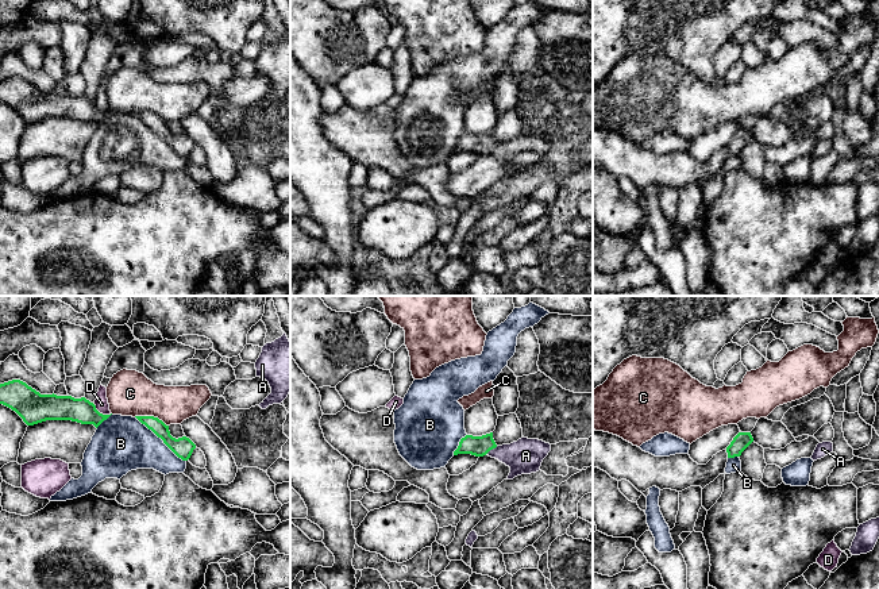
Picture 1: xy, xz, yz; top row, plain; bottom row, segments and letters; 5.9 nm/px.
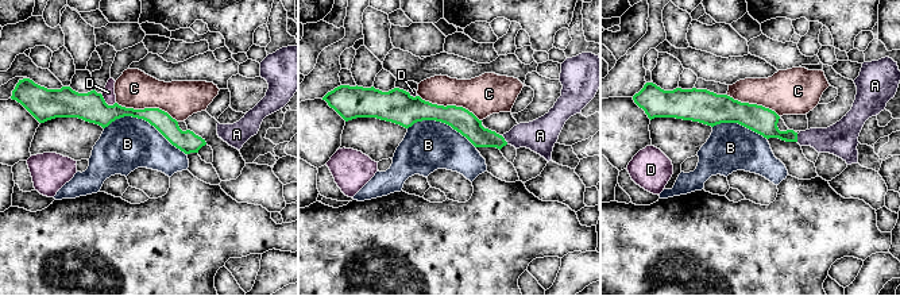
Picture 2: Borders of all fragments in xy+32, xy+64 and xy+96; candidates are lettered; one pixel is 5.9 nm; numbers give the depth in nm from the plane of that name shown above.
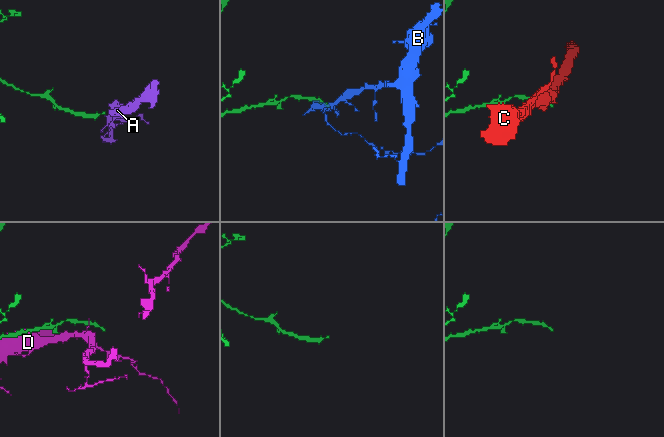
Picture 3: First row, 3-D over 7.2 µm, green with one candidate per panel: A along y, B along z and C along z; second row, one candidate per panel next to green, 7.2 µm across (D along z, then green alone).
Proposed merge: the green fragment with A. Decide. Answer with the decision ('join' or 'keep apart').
join

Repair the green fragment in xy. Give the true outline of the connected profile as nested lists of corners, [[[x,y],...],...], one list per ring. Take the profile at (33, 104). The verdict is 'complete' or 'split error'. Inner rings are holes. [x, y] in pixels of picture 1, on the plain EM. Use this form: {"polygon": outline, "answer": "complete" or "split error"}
{"polygon": [[[20,77],[0,81],[0,101],[15,108],[27,123],[46,118],[72,118],[97,126],[111,113],[100,111],[85,95],[41,92]]], "answer": "complete"}

